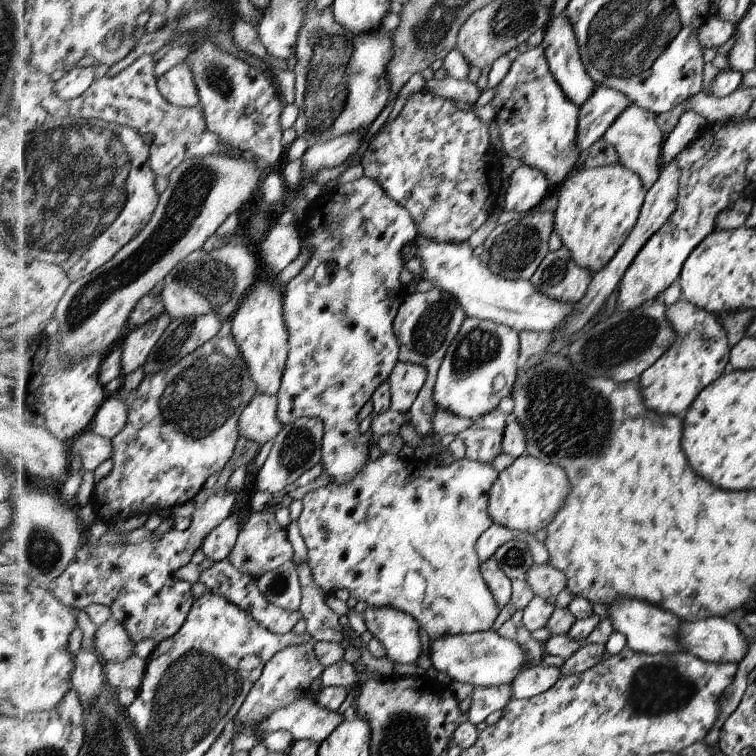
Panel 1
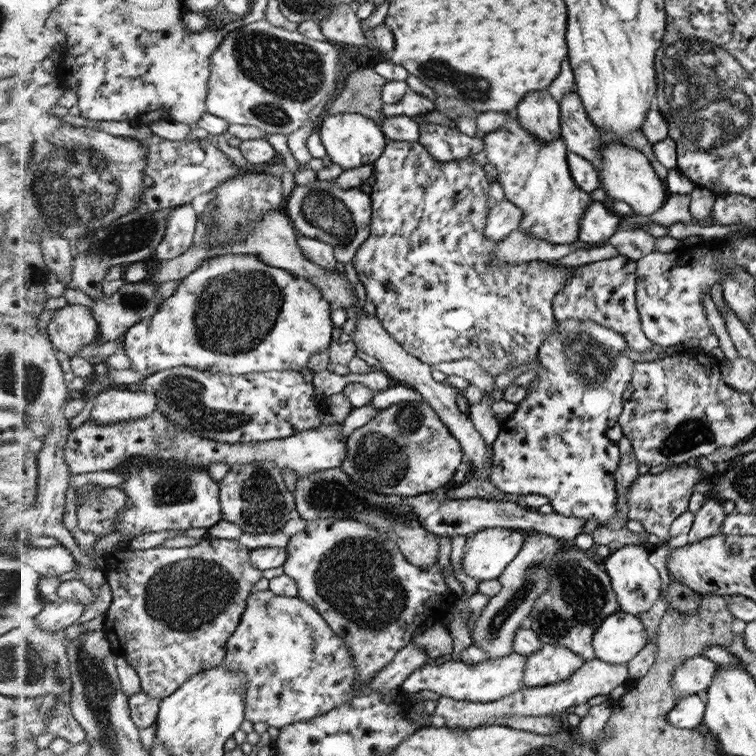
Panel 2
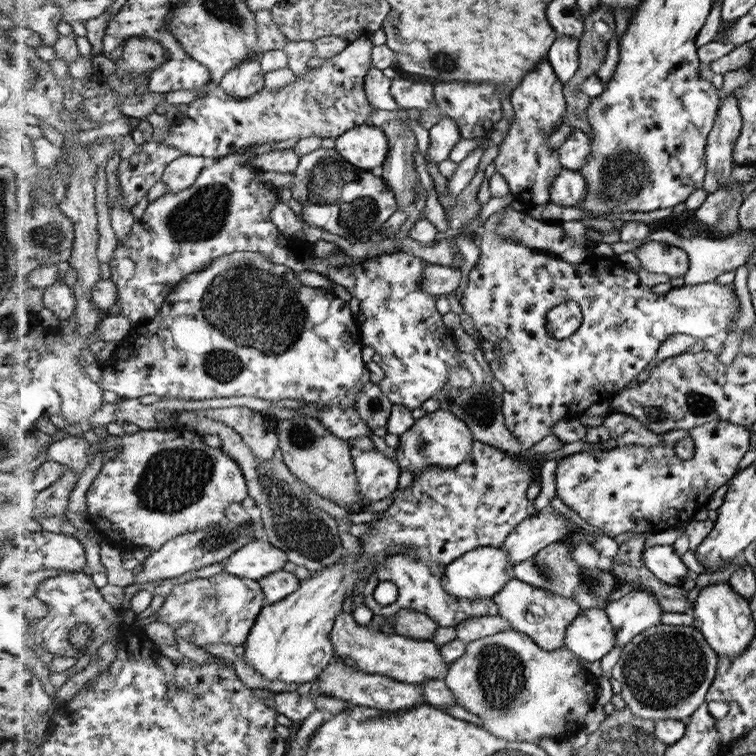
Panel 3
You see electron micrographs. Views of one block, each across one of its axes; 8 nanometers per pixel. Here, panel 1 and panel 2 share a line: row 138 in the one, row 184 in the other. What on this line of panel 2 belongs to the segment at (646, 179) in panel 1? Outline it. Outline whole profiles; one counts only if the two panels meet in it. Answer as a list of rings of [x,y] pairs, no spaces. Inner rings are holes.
[[[608,143],[601,146],[601,159],[603,162],[601,174],[605,192],[610,200],[618,199],[632,207],[633,215],[650,216],[658,213],[669,193],[663,180],[661,180],[648,157],[632,147],[620,143]]]

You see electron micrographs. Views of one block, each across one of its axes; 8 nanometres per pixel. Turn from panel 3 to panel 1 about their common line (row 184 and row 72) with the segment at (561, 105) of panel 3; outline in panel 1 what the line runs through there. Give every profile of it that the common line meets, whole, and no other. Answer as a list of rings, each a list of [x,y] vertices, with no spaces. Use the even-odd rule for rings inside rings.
[[[541,45],[532,46],[527,50],[521,50],[514,55],[516,60],[512,62],[508,74],[501,80],[500,84],[497,86],[496,94],[491,103],[493,104],[496,110],[495,121],[498,122],[501,132],[501,140],[503,144],[503,152],[512,158],[518,158],[522,160],[524,165],[531,166],[532,168],[537,168],[541,170],[546,178],[549,180],[550,184],[558,187],[562,182],[564,182],[568,177],[568,173],[574,170],[574,165],[578,162],[580,156],[579,143],[578,143],[578,134],[579,134],[579,106],[574,104],[568,96],[566,96],[563,91],[562,86],[553,76],[550,69],[550,62],[547,60],[546,49]]]

